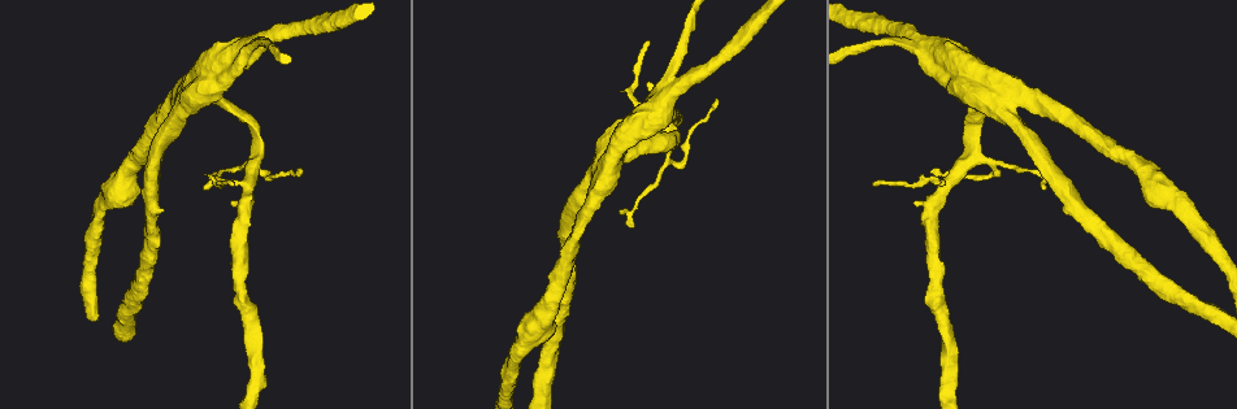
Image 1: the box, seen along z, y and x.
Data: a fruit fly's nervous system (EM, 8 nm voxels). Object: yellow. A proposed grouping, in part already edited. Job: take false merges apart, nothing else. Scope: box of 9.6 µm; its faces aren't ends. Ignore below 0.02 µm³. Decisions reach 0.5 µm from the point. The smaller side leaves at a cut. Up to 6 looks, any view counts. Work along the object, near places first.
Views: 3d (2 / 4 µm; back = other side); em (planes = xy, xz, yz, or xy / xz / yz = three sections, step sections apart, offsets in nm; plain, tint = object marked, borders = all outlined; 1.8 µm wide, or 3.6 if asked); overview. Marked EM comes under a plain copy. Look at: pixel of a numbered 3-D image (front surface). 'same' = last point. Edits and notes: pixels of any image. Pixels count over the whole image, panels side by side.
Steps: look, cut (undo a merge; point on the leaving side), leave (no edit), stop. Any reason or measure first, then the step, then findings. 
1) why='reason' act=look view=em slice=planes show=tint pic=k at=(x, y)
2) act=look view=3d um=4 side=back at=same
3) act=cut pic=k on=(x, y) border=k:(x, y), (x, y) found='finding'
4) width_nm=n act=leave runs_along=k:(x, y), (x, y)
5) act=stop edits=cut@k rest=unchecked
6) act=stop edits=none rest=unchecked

why='calibre changes' act=look view=em slice=planes show=tint pic=1 at=(528, 340)

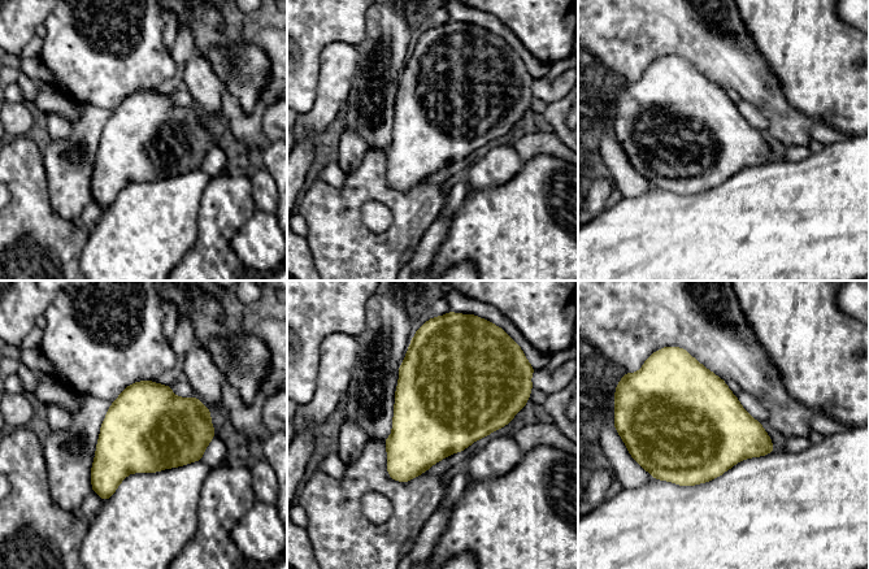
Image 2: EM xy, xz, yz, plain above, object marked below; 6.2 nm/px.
act=leave found='all the same neuron'

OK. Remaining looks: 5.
why='sharp bend' act=look view=em slice=planes show=tint pic=1 at=(598, 189)

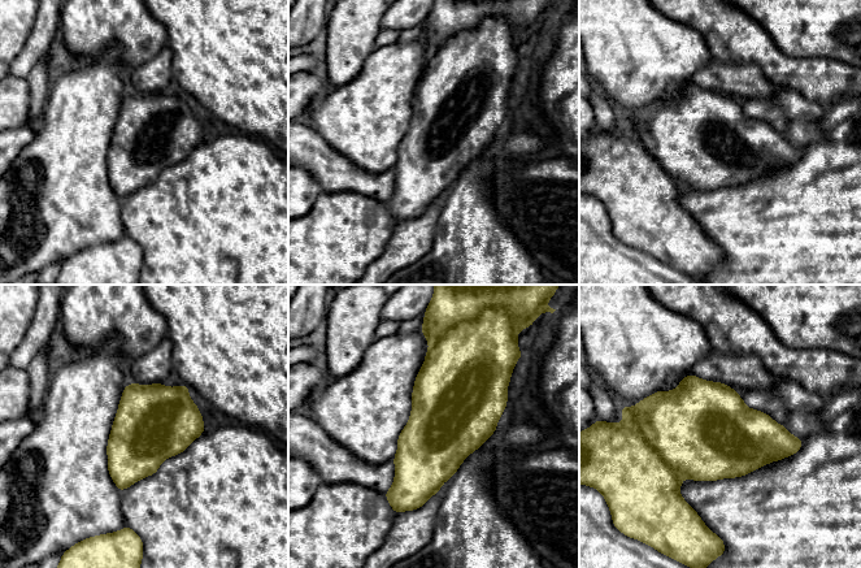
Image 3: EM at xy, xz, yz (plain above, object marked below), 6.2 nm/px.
act=leave found='continuous, no second neuron'

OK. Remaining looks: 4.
why='thin arm on a thick one' act=look view=3d um=4 pic=1 at=(679, 83)

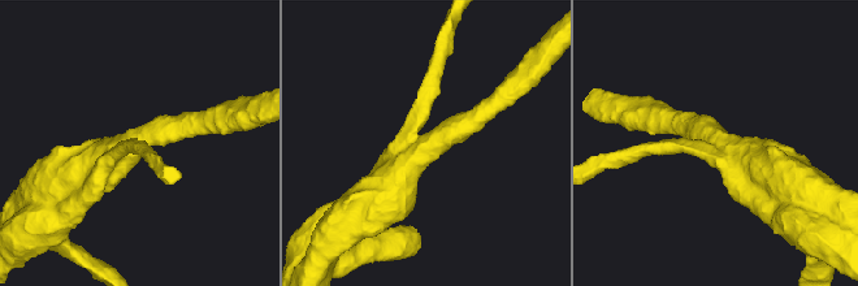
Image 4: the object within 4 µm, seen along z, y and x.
arms=3 arm_widths_nm=220,320,600 why='now the EM' act=look view=em slice=planes show=tint pic=4 at=(717, 146)

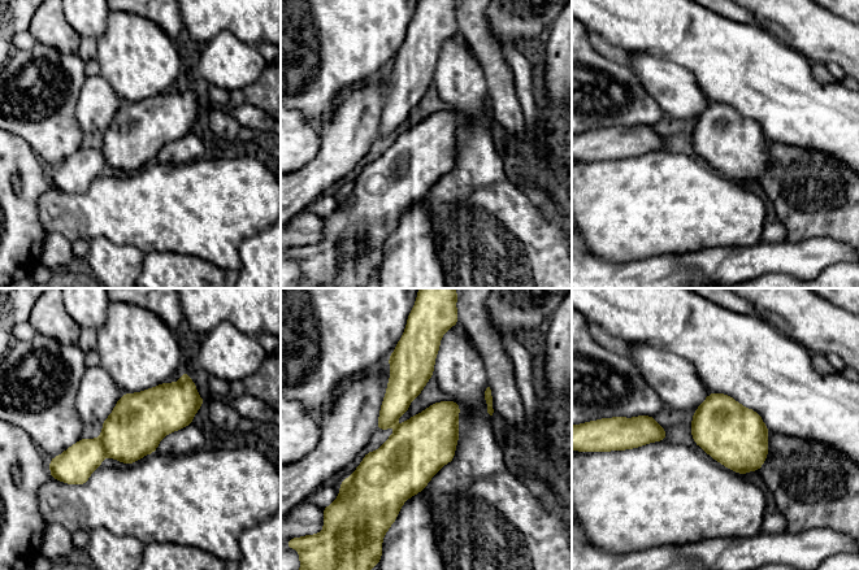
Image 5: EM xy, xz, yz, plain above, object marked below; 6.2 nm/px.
width_nm=360 act=leave runs_along=5:(420, 356), (393, 407), (397, 505) found='one neuron here'

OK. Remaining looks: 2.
act=stop edits=none rest=unchecked

